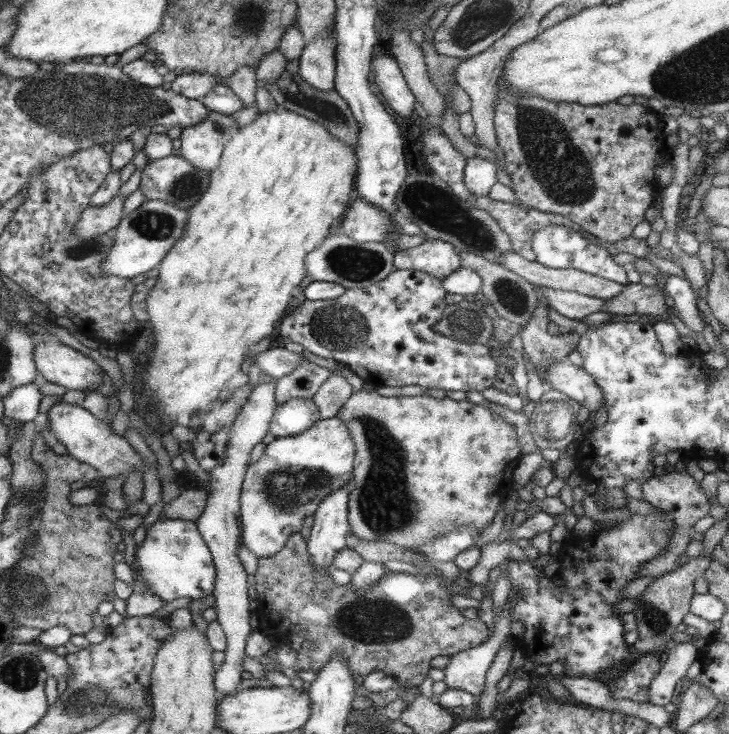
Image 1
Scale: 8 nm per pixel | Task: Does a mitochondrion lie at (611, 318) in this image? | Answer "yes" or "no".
no

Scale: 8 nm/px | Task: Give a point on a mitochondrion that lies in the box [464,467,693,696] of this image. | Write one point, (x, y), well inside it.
(656, 620)

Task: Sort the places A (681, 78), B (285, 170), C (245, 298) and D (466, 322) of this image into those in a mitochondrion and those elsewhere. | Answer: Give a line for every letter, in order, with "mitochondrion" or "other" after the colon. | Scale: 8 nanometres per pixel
A: mitochondrion
B: other
C: other
D: mitochondrion

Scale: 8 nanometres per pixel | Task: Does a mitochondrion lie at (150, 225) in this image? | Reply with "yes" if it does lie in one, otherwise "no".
yes

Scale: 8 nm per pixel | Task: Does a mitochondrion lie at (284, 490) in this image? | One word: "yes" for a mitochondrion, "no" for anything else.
yes

